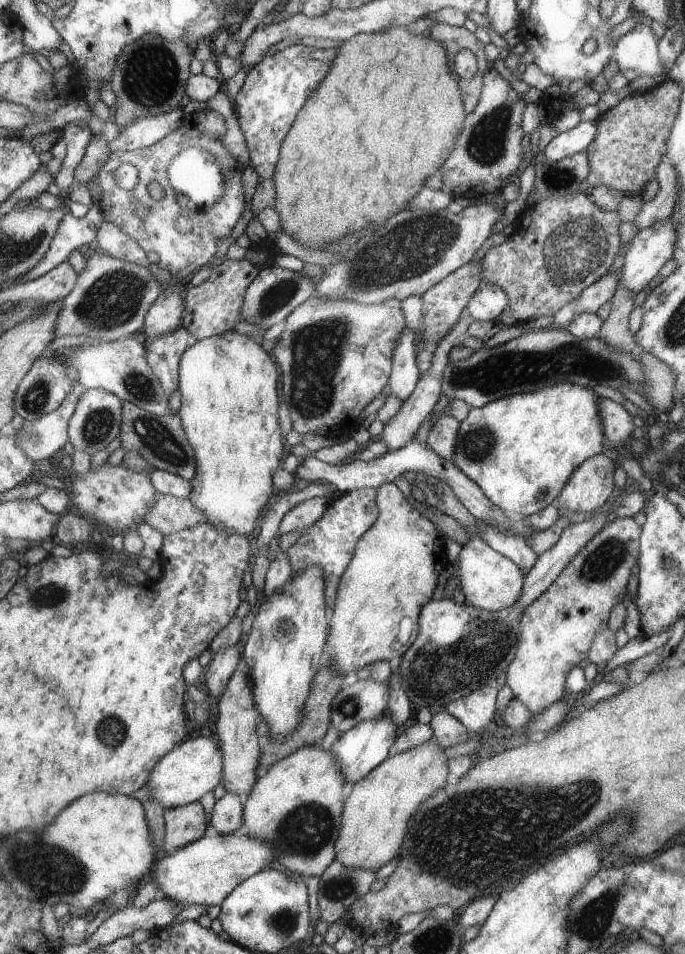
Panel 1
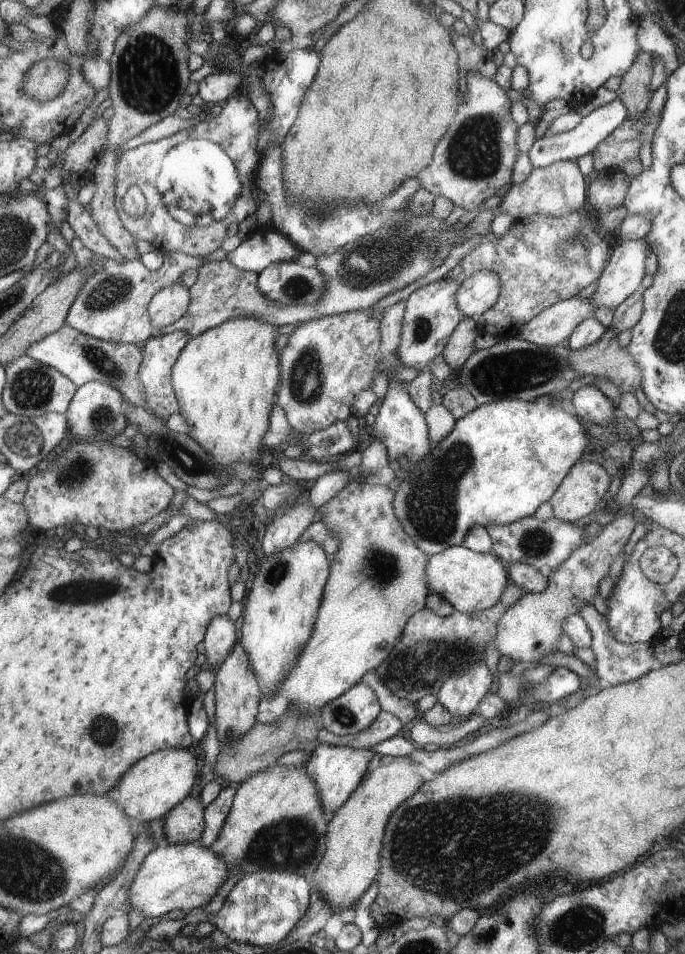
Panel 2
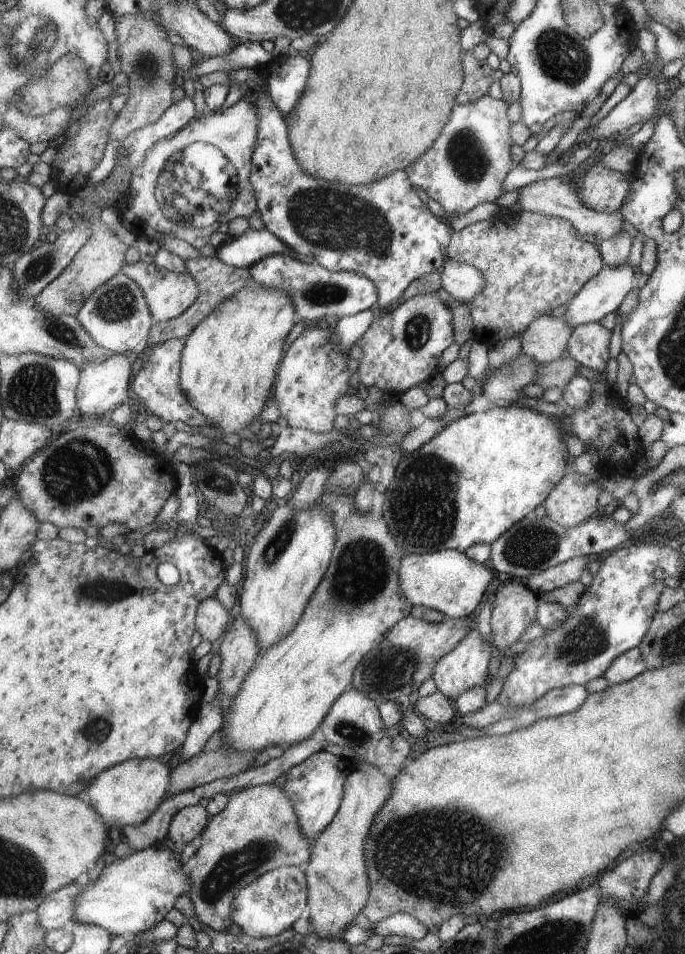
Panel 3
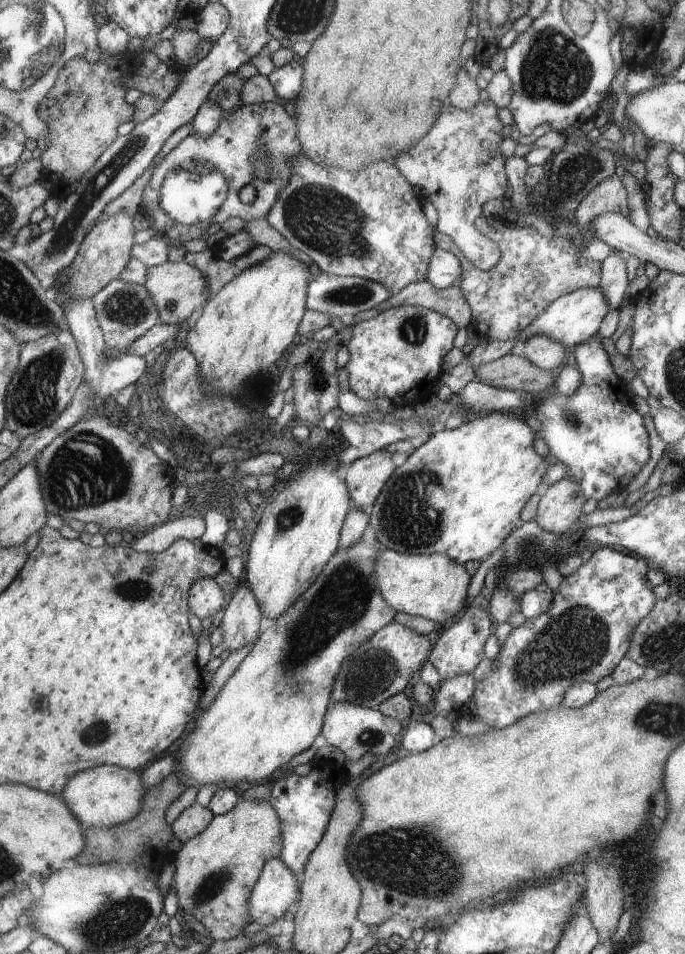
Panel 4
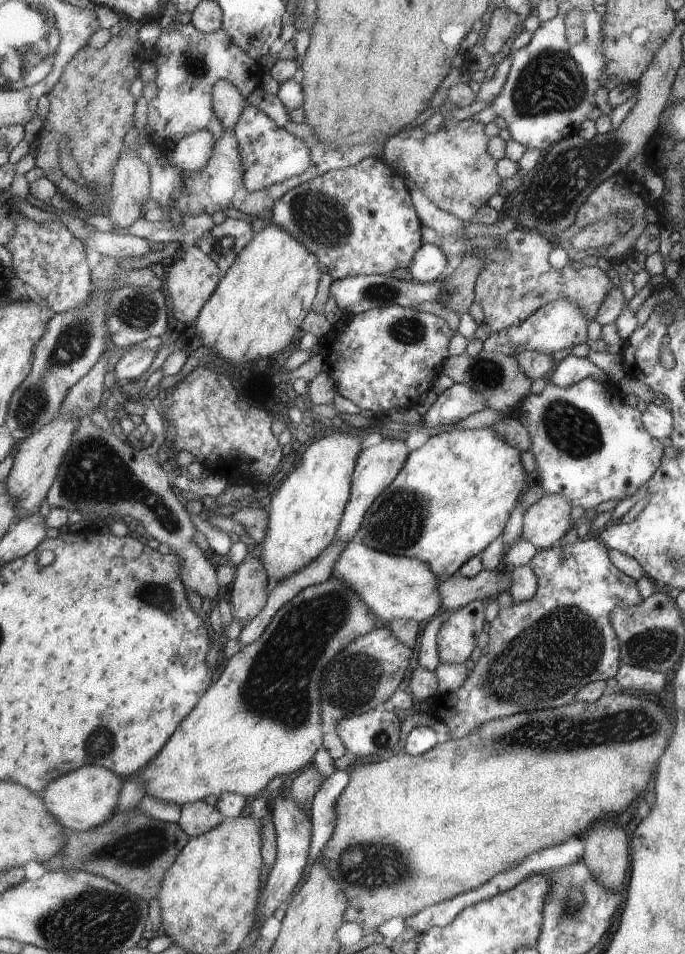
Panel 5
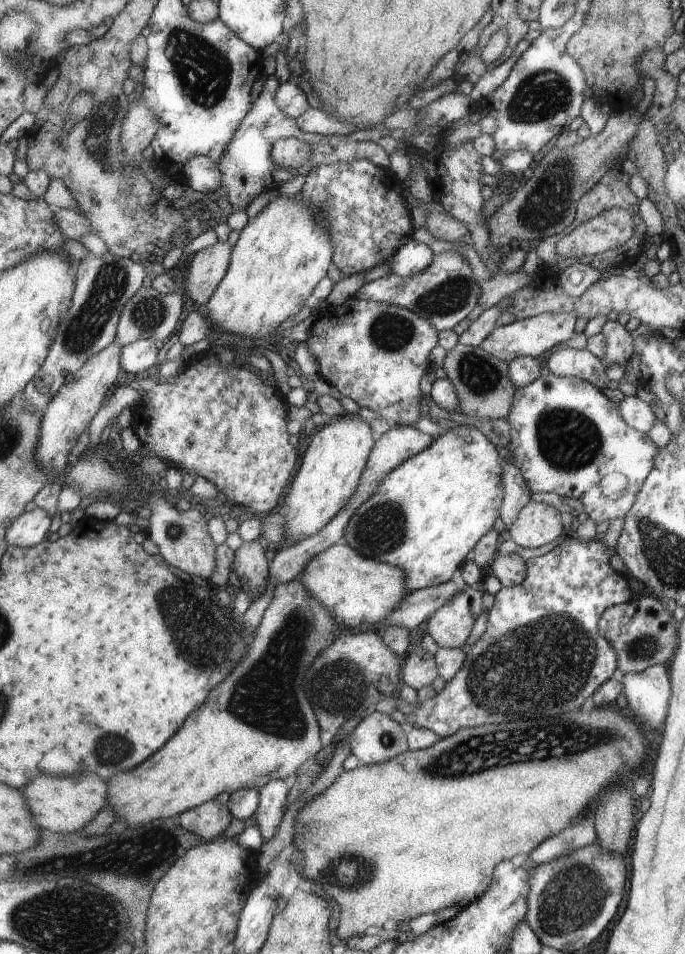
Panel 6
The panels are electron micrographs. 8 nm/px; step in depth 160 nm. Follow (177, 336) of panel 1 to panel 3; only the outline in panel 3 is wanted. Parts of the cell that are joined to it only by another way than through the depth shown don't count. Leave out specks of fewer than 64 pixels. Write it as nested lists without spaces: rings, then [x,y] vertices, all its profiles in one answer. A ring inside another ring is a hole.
[[[172,339],[160,346],[152,348],[152,354],[148,362],[142,366],[138,376],[132,378],[130,384],[131,392],[140,399],[143,412],[158,416],[164,423],[173,423],[181,420],[184,424],[194,428],[196,431],[209,431],[210,418],[196,410],[187,398],[186,392],[180,386],[180,372],[183,365],[182,340]]]

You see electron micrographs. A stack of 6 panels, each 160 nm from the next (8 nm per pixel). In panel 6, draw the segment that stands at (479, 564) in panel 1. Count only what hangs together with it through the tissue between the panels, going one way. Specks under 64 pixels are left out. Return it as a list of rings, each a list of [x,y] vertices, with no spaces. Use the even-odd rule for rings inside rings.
[[[348,544],[333,545],[316,554],[300,574],[300,584],[314,594],[344,630],[378,627],[380,622],[406,598],[406,574],[402,568],[364,558]]]

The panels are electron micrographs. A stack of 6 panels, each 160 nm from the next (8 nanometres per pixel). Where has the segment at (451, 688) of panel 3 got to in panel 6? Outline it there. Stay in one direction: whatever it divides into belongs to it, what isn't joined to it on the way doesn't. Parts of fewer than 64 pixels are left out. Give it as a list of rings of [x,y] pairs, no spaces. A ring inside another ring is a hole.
[[[460,584],[458,594],[432,614],[428,634],[439,648],[464,649],[476,618],[482,614],[484,595],[474,585]]]

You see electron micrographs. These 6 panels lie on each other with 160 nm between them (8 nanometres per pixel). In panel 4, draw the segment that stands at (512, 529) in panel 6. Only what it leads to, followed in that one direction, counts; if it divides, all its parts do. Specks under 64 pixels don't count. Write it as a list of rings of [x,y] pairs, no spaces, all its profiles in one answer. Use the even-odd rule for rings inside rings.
[[[564,477],[547,487],[540,495],[537,514],[533,520],[538,521],[547,531],[555,532],[558,536],[564,535],[566,530],[570,530],[578,522],[578,518],[582,514],[582,506],[586,502],[581,484],[571,481],[570,477]]]

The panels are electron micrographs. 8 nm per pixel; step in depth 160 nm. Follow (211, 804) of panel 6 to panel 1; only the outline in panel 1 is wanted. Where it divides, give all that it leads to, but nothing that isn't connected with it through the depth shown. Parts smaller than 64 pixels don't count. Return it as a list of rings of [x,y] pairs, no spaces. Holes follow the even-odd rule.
[[[200,801],[167,808],[163,817],[165,818],[165,837],[160,849],[162,854],[170,855],[174,850],[191,845],[205,835],[208,818],[202,810]]]

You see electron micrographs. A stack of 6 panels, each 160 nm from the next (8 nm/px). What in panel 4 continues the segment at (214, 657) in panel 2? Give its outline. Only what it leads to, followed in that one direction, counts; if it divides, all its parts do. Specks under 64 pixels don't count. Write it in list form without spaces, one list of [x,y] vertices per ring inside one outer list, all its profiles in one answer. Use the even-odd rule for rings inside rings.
[[[202,577],[192,585],[190,590],[191,611],[200,620],[211,616],[214,618],[224,606],[223,587],[210,577]]]

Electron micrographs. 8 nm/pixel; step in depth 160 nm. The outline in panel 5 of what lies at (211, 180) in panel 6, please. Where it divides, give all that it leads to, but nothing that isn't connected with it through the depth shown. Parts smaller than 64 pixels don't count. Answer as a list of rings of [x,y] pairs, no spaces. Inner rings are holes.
[[[209,130],[191,132],[176,143],[165,162],[179,168],[182,175],[200,172],[210,160],[215,142],[216,138]]]

